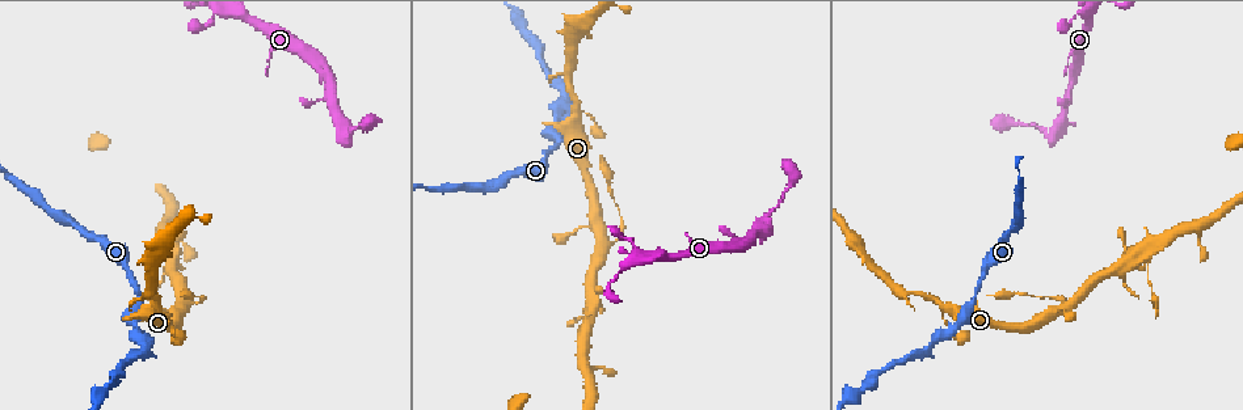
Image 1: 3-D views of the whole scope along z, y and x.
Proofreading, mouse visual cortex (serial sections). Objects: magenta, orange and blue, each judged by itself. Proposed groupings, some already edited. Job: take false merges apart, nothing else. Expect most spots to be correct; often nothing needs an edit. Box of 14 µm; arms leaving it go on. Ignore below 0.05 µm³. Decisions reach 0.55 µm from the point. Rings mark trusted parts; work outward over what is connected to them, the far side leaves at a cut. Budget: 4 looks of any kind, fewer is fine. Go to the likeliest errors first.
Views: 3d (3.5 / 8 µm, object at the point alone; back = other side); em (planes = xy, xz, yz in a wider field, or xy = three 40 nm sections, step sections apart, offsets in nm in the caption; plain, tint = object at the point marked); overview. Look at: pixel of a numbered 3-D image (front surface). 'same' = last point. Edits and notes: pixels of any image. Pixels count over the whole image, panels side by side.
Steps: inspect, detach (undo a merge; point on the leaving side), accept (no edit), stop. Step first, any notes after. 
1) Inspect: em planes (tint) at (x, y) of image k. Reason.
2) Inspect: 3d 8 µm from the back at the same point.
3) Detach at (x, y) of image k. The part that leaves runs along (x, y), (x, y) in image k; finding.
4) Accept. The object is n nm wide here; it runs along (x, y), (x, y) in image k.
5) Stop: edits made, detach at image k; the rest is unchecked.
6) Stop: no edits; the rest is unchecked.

Inspect: 3d 3.5 µm at (181, 304) of image 1. Side arm on a straight run.

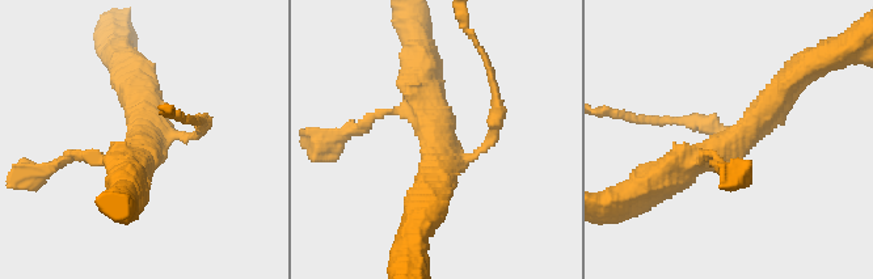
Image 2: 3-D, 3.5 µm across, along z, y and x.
Inspect: em xy step 2 (tint) at (435, 150) of image 2. 3 arms meet here; the arms are 150, 350, 400 nm wide.

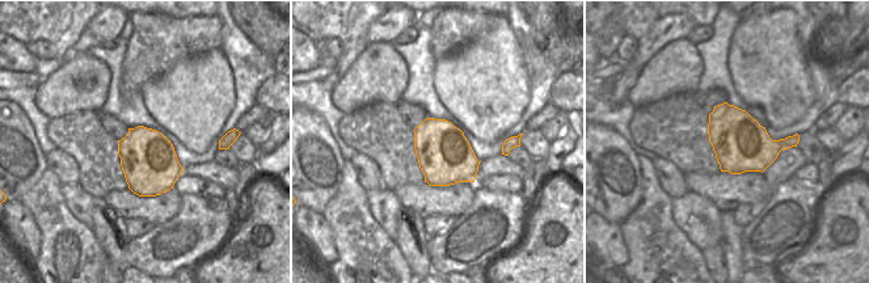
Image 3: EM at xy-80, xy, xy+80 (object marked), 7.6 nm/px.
Accept. The object is 420 nm wide here; it runs along (671, 174), (728, 149), (801, 70) in image 2; one cell here.

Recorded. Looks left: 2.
Inspect: 3d 3.5 µm at (563, 95) of image 1. Thin neck.

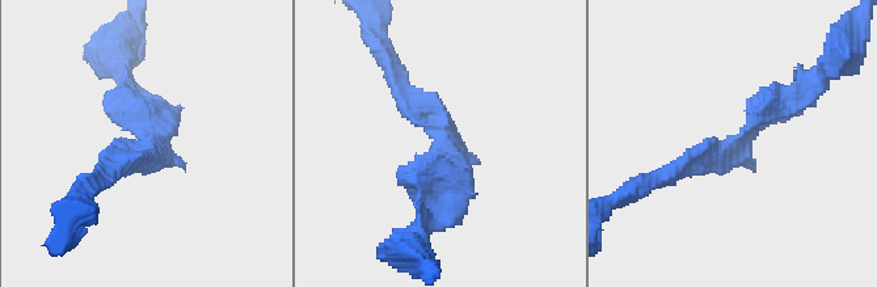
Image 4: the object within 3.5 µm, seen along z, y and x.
Accept. It runs along (812, 92), (681, 168) in image 4; one cell here.

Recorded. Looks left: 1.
Stop: no edits; the rest is unchecked.

